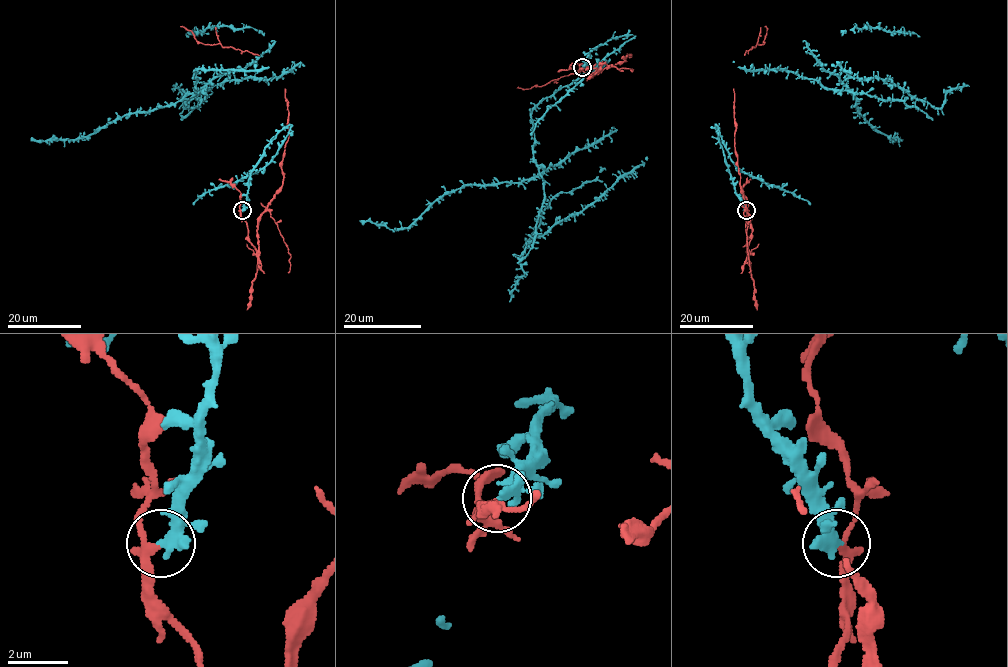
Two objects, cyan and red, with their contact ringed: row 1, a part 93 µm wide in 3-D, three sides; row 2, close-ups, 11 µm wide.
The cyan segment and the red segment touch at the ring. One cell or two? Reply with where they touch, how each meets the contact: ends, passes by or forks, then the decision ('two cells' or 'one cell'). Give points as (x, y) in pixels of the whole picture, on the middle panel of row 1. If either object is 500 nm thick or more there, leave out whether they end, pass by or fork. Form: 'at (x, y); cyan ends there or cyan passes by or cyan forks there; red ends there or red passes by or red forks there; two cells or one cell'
at (582, 67); cyan passes by; red forks there; two cells

